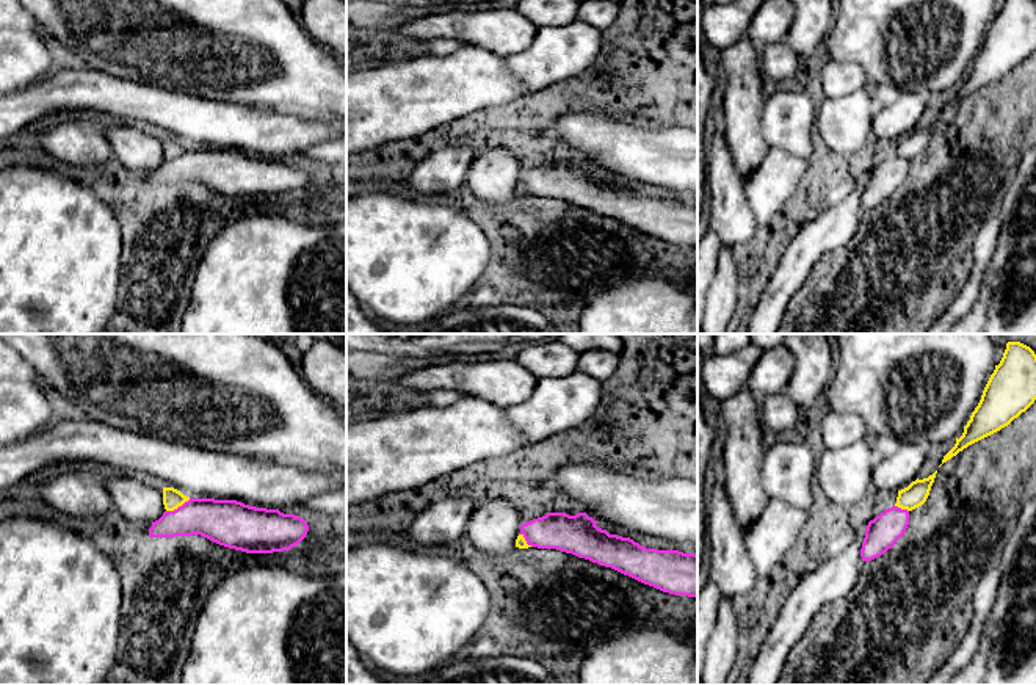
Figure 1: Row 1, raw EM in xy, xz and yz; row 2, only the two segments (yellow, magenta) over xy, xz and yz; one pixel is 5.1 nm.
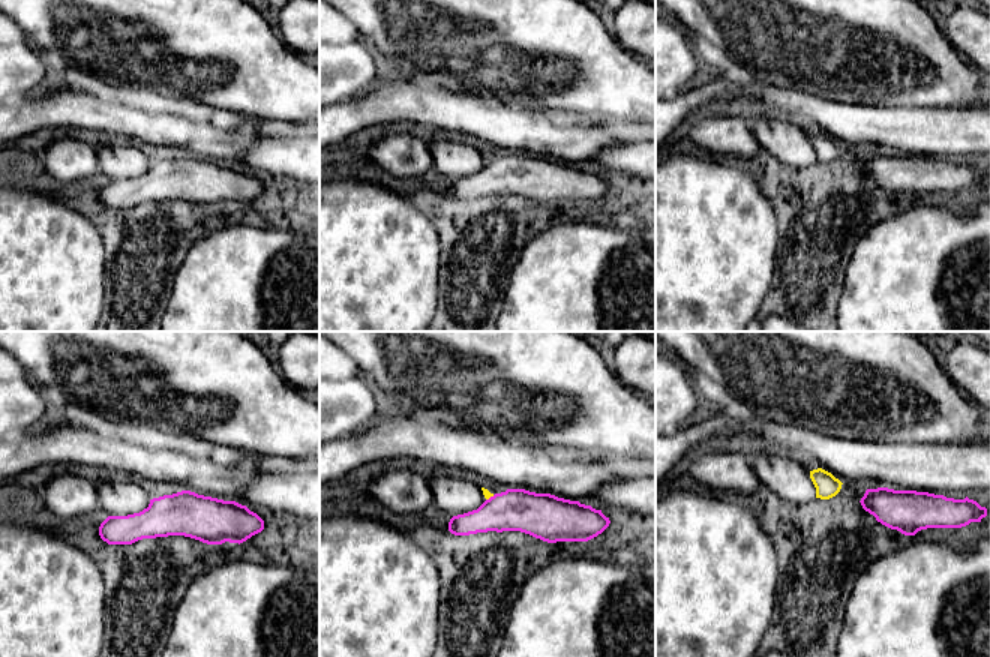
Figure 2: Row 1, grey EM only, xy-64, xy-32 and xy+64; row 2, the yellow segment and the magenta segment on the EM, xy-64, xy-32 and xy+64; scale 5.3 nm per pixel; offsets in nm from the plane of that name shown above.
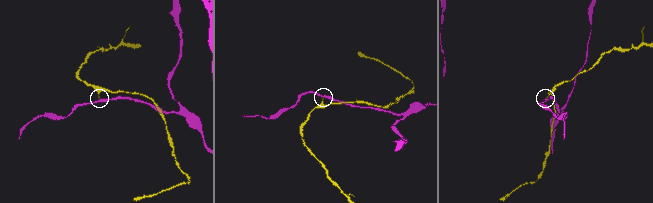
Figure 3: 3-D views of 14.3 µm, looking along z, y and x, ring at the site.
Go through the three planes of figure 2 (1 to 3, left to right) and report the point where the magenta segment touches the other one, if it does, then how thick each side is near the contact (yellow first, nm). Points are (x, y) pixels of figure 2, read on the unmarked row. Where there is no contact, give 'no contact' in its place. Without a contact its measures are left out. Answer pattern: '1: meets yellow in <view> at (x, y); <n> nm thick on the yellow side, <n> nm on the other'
1: no contact
2: meets yellow in xy-32 at (489, 161); 40 nm thick on the yellow side, 220 nm on the other
3: no contact

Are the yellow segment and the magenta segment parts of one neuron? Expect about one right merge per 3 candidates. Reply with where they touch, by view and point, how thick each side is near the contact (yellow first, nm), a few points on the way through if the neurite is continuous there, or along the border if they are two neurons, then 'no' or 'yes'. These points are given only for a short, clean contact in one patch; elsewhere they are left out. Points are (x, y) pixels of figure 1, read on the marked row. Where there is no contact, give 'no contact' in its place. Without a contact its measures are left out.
xy (177, 507) | 100/220 nm | along xy (190, 499), (166, 511) | no

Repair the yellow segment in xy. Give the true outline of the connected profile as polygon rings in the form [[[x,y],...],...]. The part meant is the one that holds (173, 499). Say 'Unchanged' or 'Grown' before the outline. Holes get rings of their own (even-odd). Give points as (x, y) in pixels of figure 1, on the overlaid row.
Unchanged. [[[163,487],[163,505],[166,511],[174,511],[188,500],[190,497],[183,495],[180,491],[174,487]]]

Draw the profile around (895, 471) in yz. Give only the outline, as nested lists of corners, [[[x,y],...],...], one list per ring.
[[[897,442],[890,453],[878,456],[873,466],[873,486],[886,491],[907,487],[918,478],[925,456],[925,444]]]

